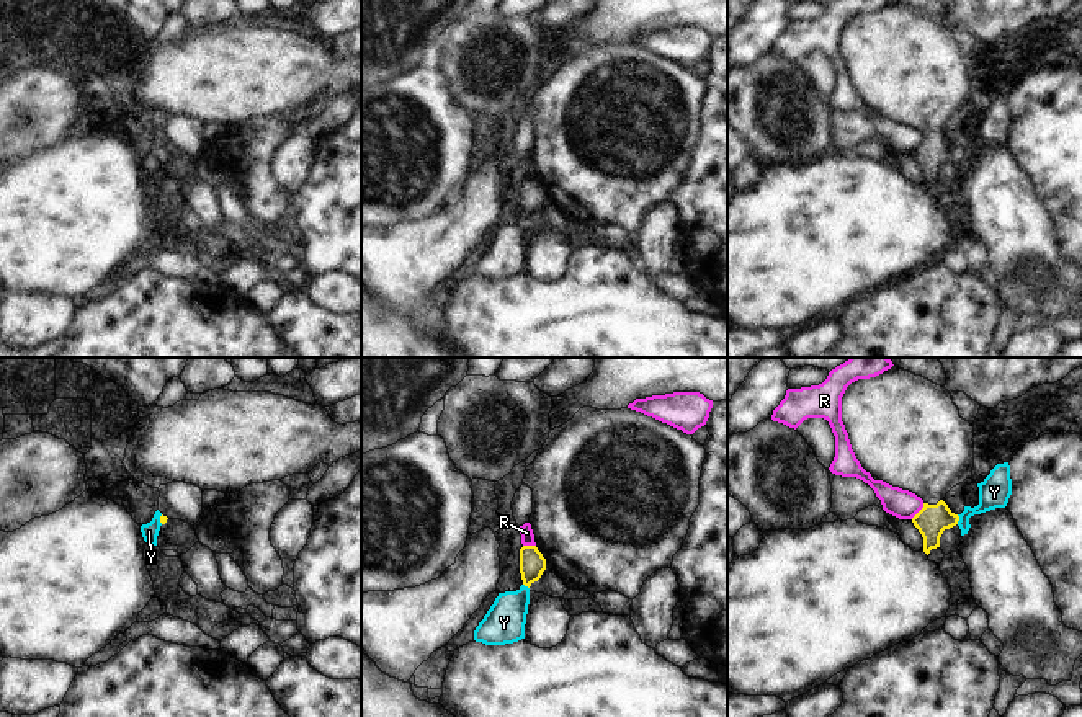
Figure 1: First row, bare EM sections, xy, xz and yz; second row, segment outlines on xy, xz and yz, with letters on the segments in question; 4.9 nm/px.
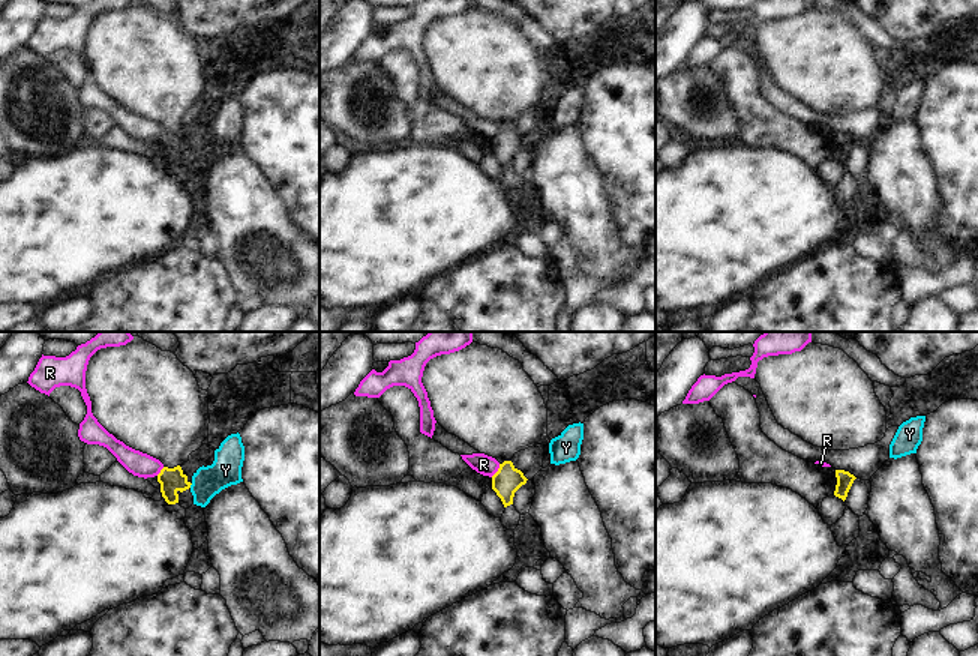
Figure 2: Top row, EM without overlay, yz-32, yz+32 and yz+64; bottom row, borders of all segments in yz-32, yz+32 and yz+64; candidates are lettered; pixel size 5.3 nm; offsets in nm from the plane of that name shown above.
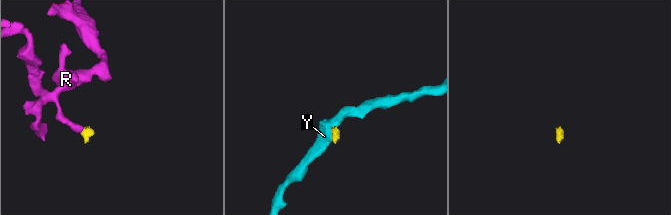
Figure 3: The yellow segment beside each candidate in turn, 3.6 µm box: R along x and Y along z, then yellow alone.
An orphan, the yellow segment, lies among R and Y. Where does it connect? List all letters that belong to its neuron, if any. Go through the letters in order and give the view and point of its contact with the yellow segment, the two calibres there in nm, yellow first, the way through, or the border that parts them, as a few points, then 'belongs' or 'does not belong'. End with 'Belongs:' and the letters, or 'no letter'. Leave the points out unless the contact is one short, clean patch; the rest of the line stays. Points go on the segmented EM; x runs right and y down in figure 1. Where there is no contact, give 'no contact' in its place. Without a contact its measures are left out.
R: yz (919, 512) | 160/140 nm | along yz (924, 503), (911, 518) | does not belong
Y: yz (958, 520) | 160/160 nm | along yz (956, 515), (958, 523) | does not belong
Belongs: no letter

